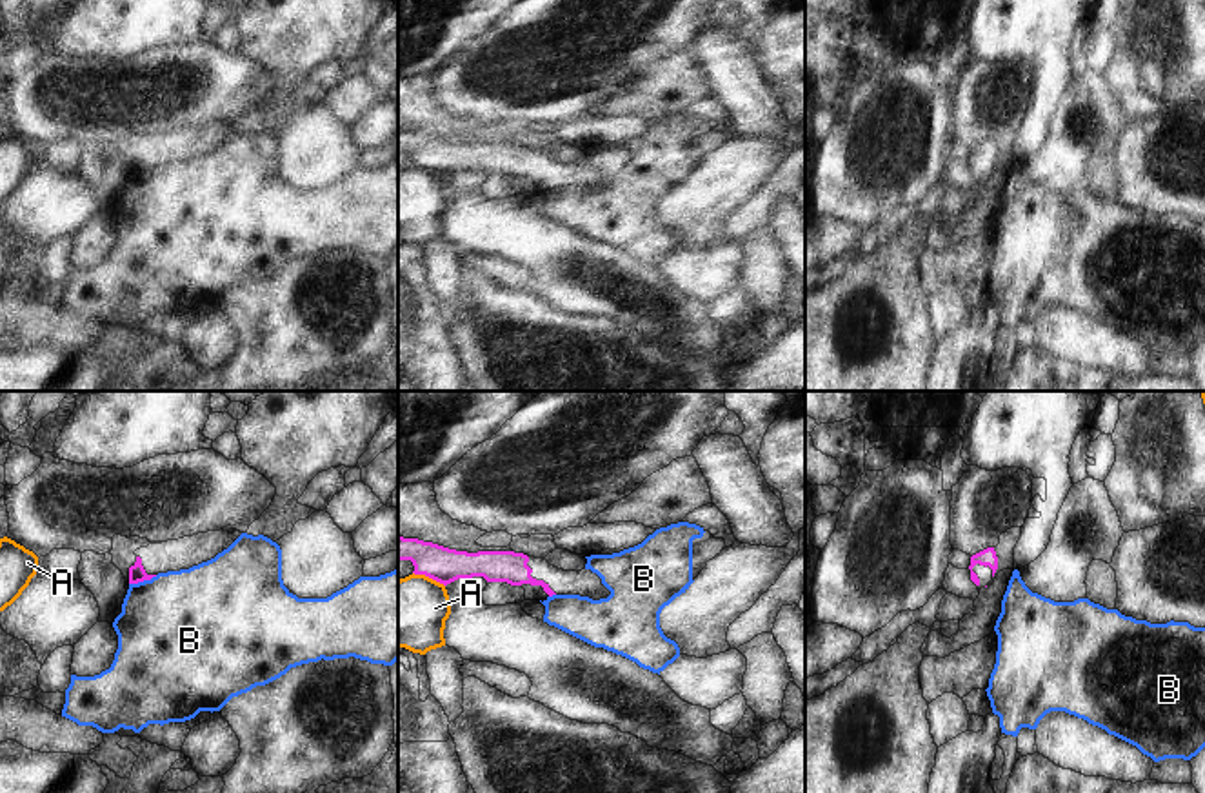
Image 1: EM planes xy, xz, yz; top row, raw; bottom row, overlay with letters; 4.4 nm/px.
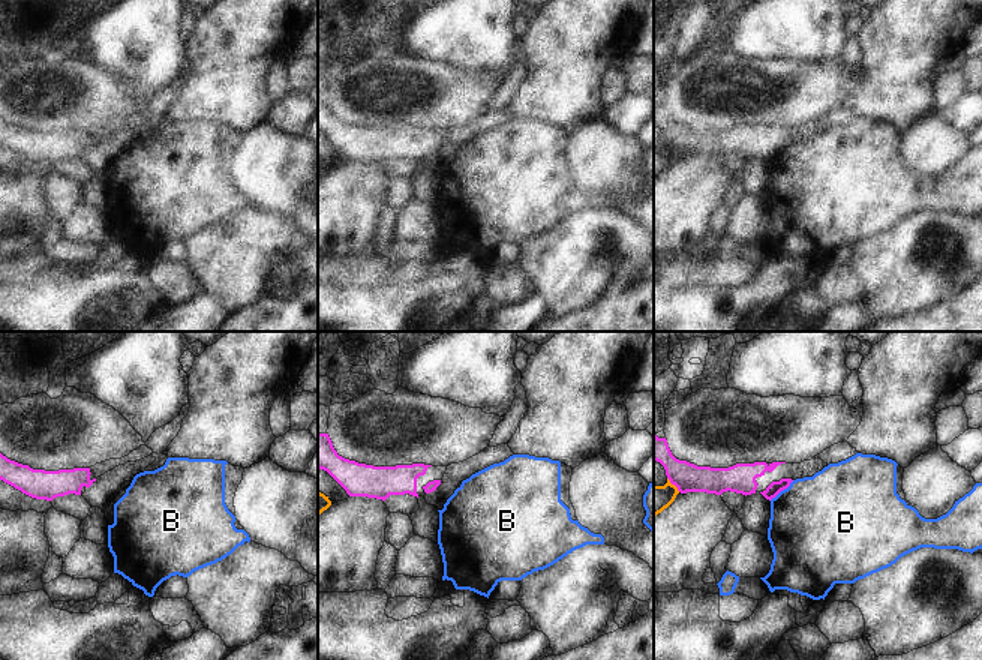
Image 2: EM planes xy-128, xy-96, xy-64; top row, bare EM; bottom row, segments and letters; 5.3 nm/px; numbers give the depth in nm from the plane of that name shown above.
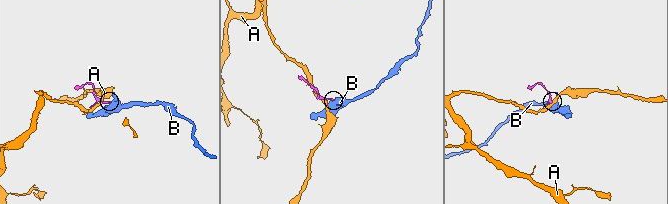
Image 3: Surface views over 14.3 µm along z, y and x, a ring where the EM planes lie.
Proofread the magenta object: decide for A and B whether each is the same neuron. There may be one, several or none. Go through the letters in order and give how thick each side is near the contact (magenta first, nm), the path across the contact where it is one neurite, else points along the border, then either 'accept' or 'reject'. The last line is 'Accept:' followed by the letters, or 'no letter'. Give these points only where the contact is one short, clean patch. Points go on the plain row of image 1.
A: 160 nm thick on the magenta side, 320 nm on the other; border along xz (413, 164), (424, 166), (444, 179); reject
B: 80 nm thick on the magenta side, 480 nm on the other; border along xy (157, 168), (129, 177); reject
Accept: no letter

